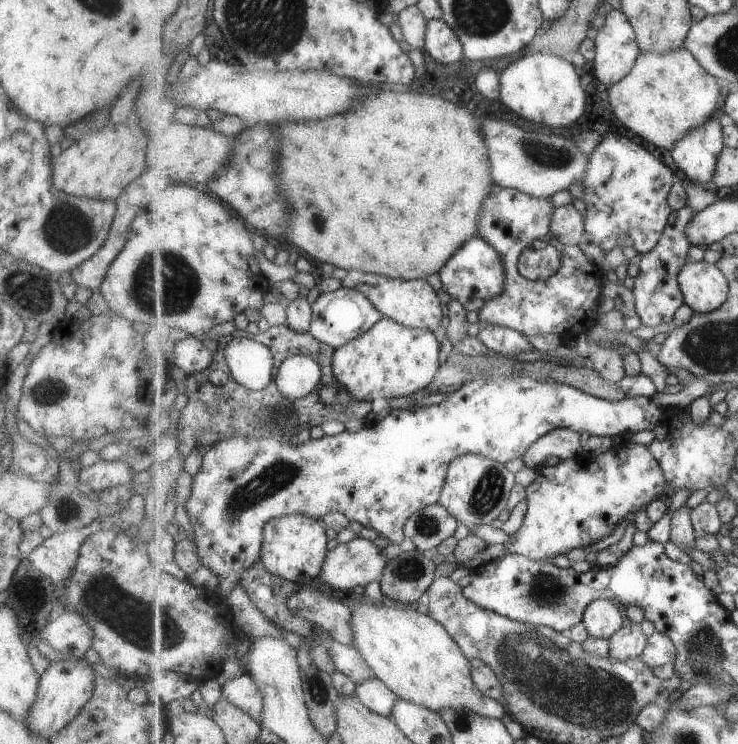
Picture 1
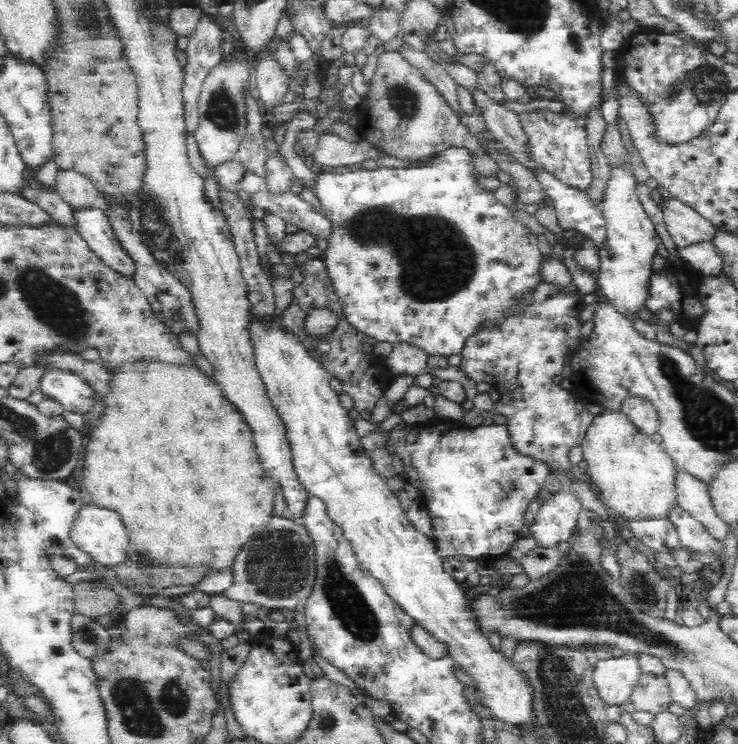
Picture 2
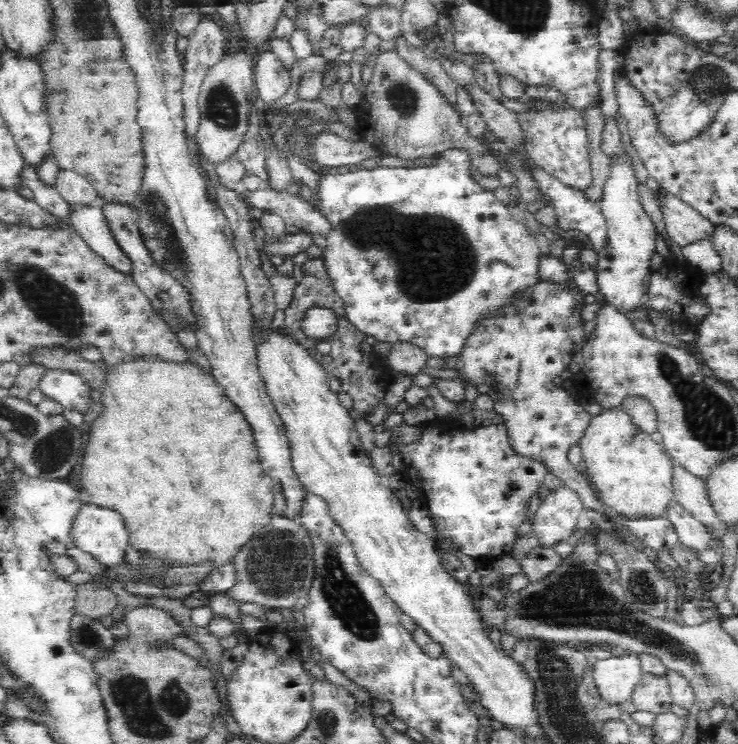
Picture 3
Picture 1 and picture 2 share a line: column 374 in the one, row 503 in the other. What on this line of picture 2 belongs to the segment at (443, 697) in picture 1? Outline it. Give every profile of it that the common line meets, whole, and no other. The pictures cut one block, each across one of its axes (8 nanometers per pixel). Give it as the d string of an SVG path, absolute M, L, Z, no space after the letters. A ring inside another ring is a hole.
M620 409L602 410L602 414L594 416L586 429L582 440L583 460L586 462L586 473L593 486L600 492L599 500L607 508L614 510L615 518L626 520L654 520L667 518L667 510L676 501L673 477L673 460L663 449L662 444L654 442L650 435L640 432L630 421L630 417Z

